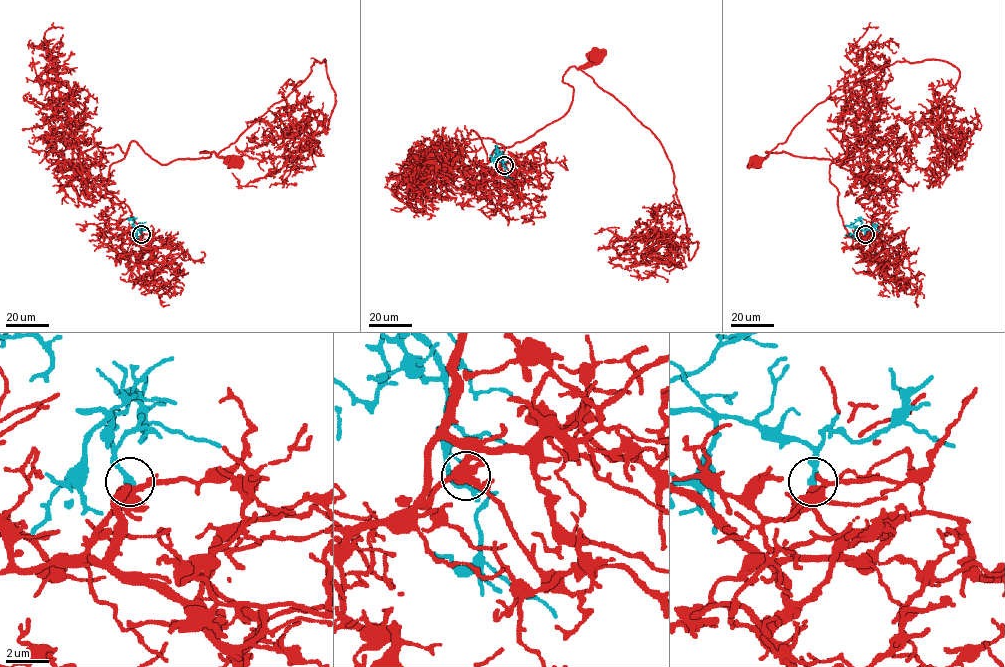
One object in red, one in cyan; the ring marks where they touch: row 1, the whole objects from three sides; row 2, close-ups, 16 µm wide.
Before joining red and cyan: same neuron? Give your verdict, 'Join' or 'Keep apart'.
Join

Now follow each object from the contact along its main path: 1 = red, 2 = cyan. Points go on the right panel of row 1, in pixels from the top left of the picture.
1: (865, 235), (844, 226), (830, 180), (829, 165), (861, 154), (849, 141), (839, 164), (783, 152), (754, 160)
2: (865, 234), (864, 230), (848, 226), (862, 218)

